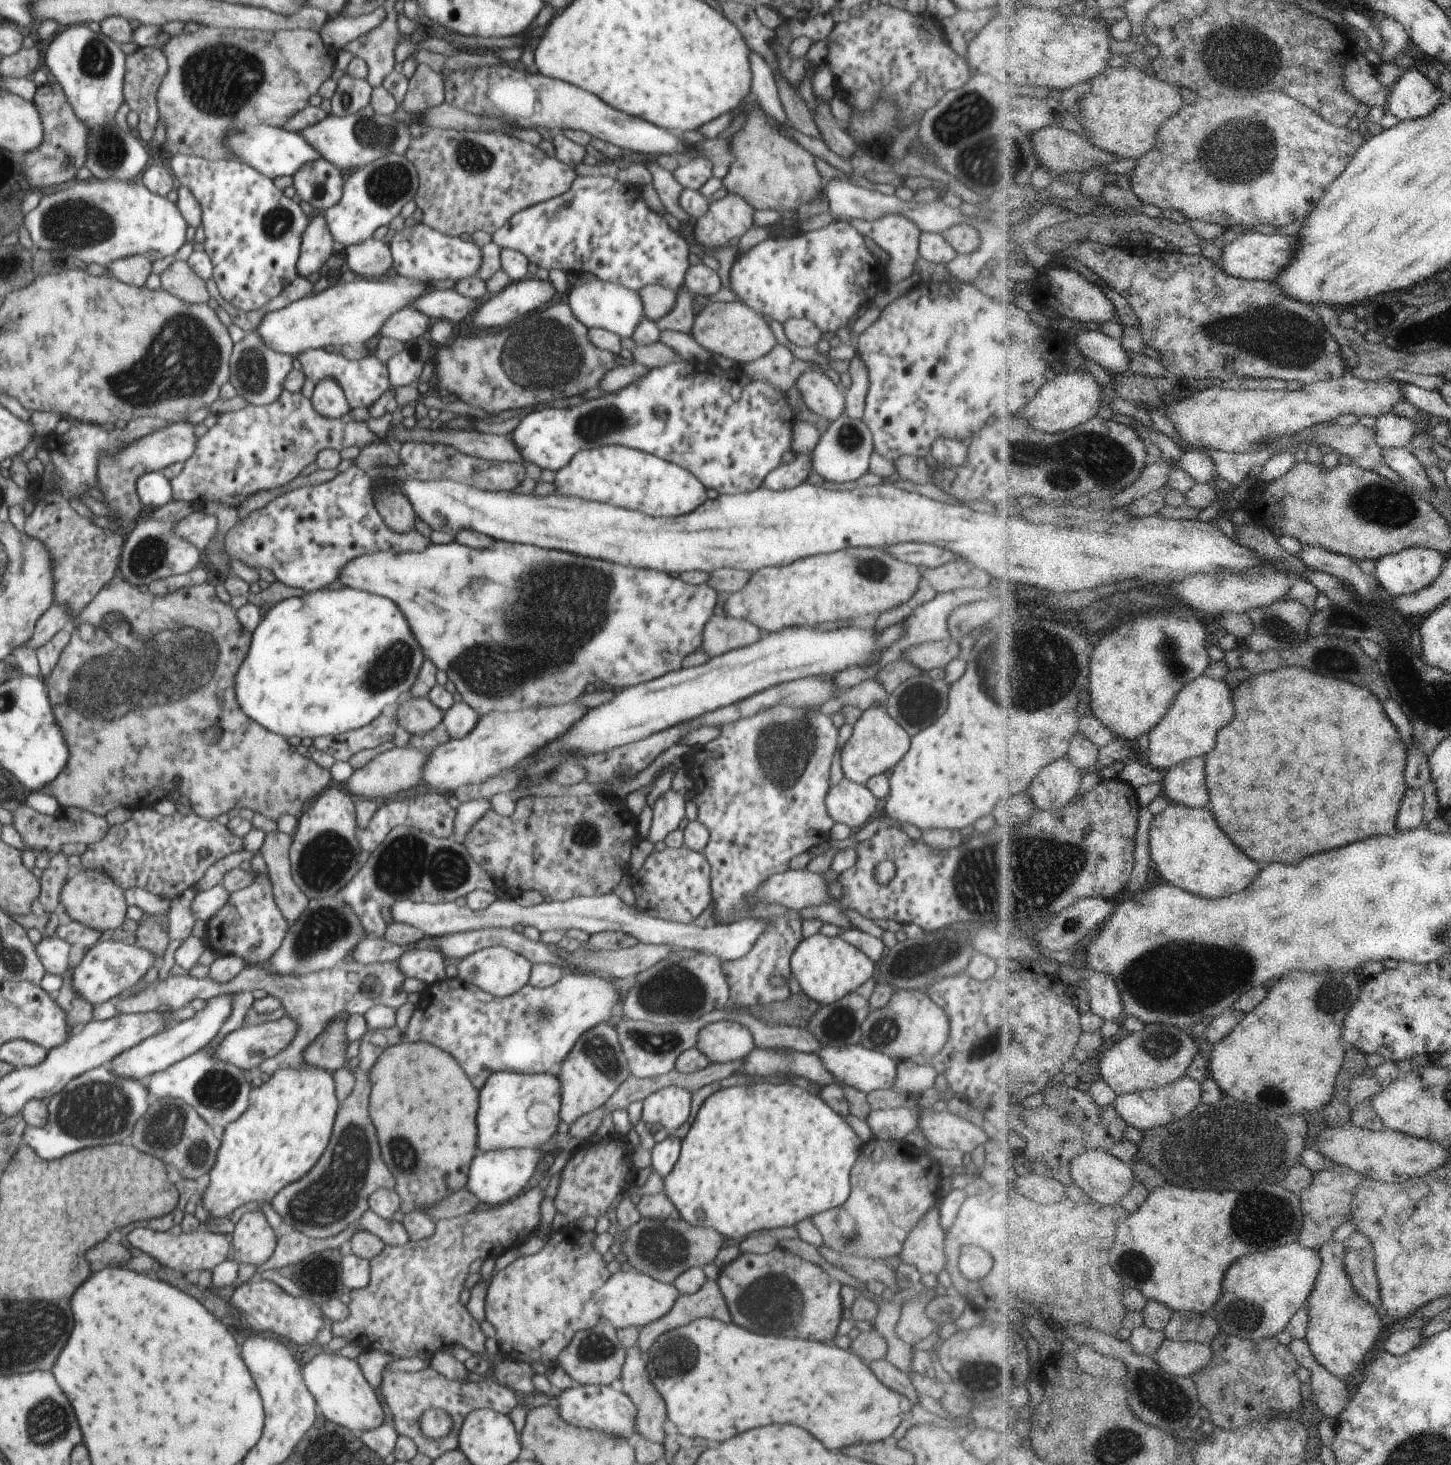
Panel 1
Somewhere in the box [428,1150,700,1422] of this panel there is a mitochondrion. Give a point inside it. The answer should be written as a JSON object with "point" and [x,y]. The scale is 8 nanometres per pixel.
{"point":[664,1246]}

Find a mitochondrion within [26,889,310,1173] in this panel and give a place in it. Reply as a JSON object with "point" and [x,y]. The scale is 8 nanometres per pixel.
{"point":[97,1109]}

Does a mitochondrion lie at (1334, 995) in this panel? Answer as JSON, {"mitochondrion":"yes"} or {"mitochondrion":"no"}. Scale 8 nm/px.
{"mitochondrion":"yes"}

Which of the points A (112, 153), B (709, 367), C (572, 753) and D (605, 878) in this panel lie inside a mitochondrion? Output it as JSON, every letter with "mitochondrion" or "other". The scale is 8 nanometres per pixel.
{"A":"mitochondrion","B":"other","C":"other","D":"other"}

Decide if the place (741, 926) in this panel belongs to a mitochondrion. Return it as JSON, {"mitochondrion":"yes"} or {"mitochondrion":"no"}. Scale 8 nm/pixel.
{"mitochondrion":"no"}

